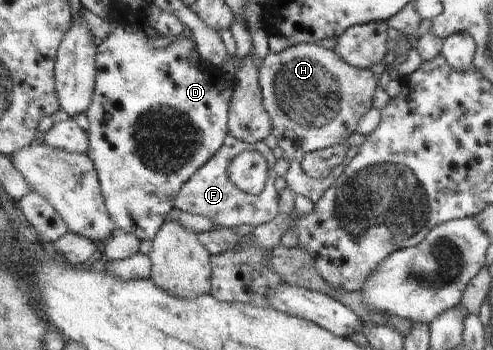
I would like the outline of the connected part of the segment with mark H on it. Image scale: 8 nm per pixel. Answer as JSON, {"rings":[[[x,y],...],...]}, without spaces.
{"rings":[[[299,44],[290,46],[279,53],[267,53],[260,66],[259,83],[263,92],[263,103],[271,116],[273,124],[272,135],[277,138],[278,146],[283,150],[284,158],[288,159],[291,167],[285,176],[287,185],[297,194],[309,198],[316,204],[334,186],[342,176],[346,162],[336,166],[325,179],[310,178],[302,168],[302,158],[308,152],[330,148],[336,144],[346,144],[352,134],[358,132],[360,120],[368,114],[374,106],[374,92],[378,86],[380,76],[386,72],[394,71],[394,65],[378,63],[372,68],[356,68],[344,60],[334,49],[326,49],[314,44]]]}

